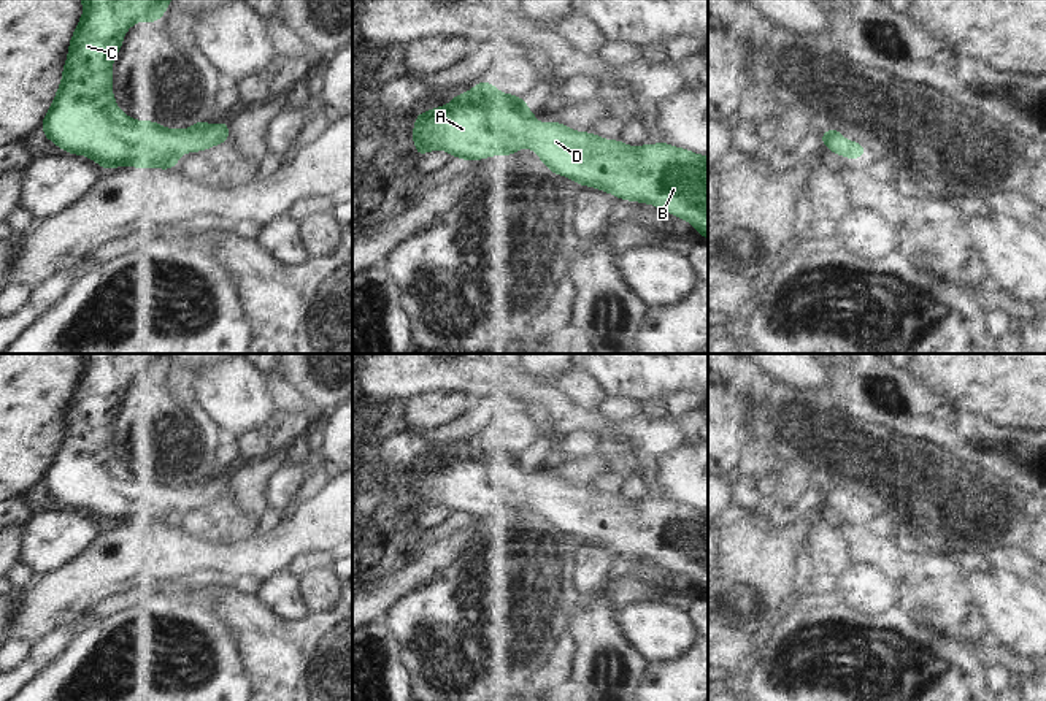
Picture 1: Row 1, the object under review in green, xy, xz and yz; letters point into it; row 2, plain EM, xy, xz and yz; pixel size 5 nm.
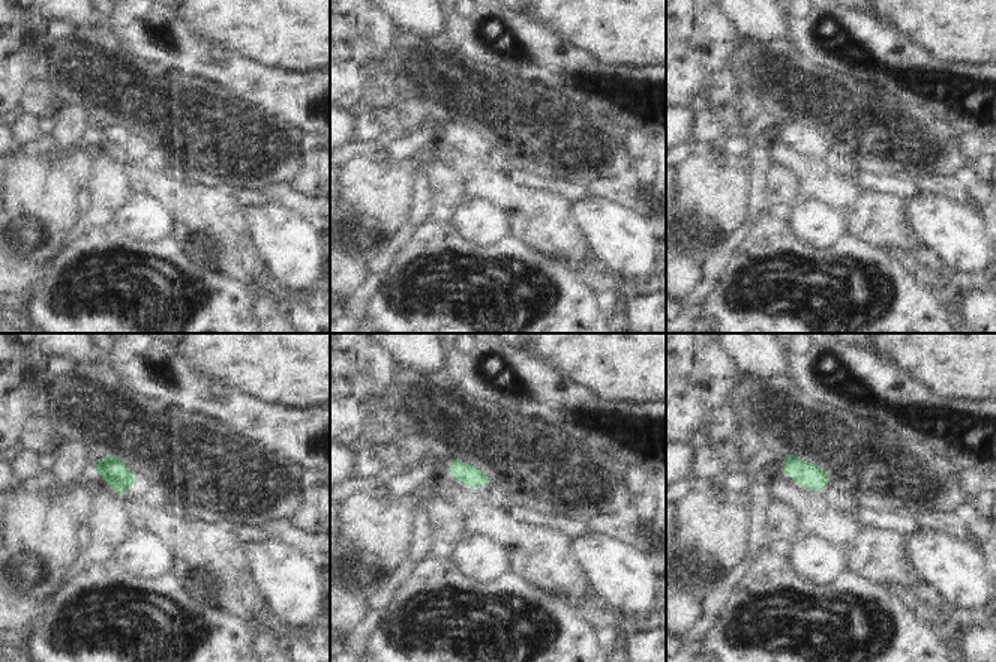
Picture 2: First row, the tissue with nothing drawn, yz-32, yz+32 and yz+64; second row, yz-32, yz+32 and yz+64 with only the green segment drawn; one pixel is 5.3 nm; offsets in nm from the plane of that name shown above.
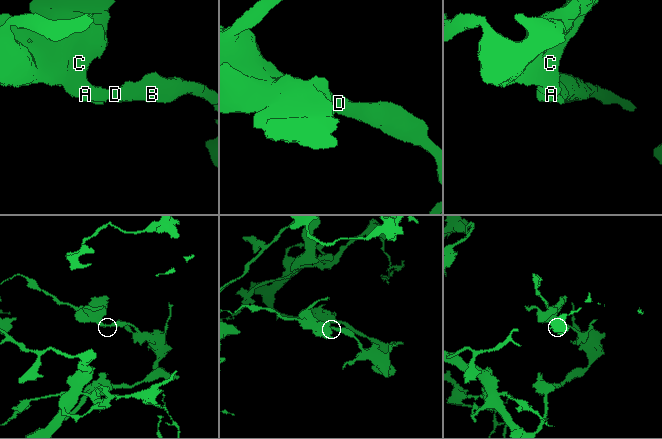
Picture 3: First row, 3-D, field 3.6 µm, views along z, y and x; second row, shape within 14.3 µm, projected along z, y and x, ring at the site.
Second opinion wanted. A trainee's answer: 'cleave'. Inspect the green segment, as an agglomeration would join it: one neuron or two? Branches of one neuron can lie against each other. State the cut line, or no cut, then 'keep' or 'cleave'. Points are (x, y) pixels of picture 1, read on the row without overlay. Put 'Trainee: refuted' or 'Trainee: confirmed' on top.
Trainee: refuted
no cut; keep

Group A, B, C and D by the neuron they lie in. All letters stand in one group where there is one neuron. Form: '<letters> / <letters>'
A B C D

